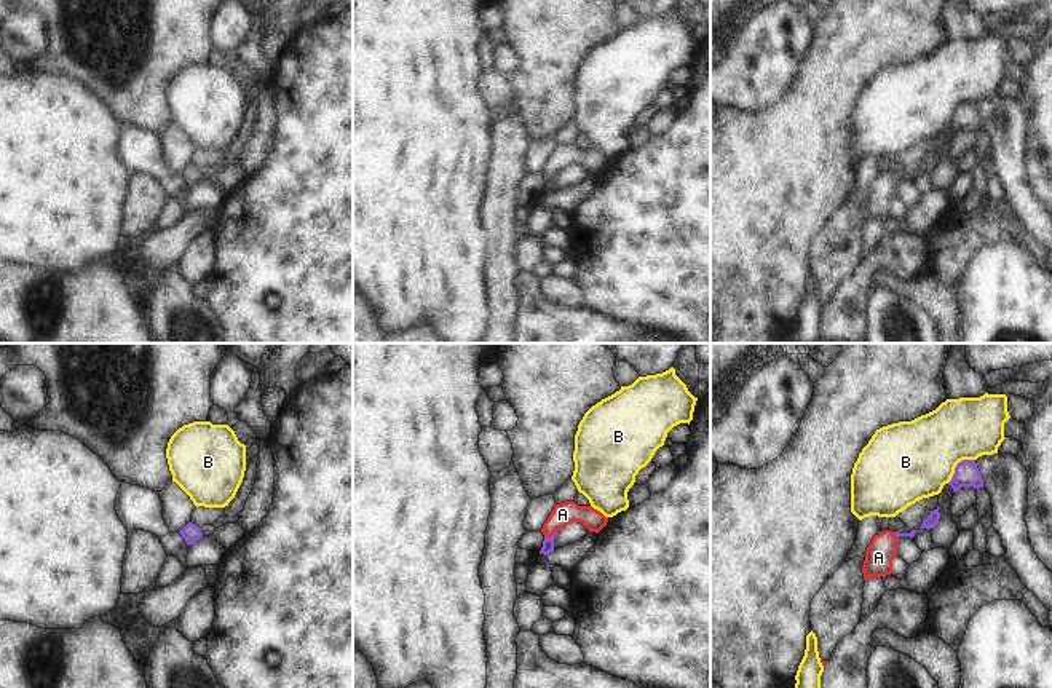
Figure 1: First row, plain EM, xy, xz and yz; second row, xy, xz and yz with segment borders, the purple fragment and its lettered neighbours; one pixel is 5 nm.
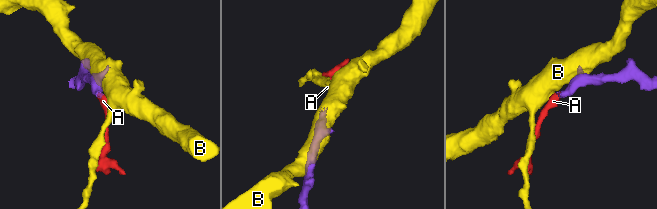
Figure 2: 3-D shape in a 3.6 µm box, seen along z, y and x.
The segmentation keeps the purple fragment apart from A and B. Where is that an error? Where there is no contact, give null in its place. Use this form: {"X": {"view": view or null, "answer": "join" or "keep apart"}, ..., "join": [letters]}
{"A": {"view": "xz", "answer": "join"}, "B": {"view": "yz", "answer": "keep apart"}, "join": ["A"]}

